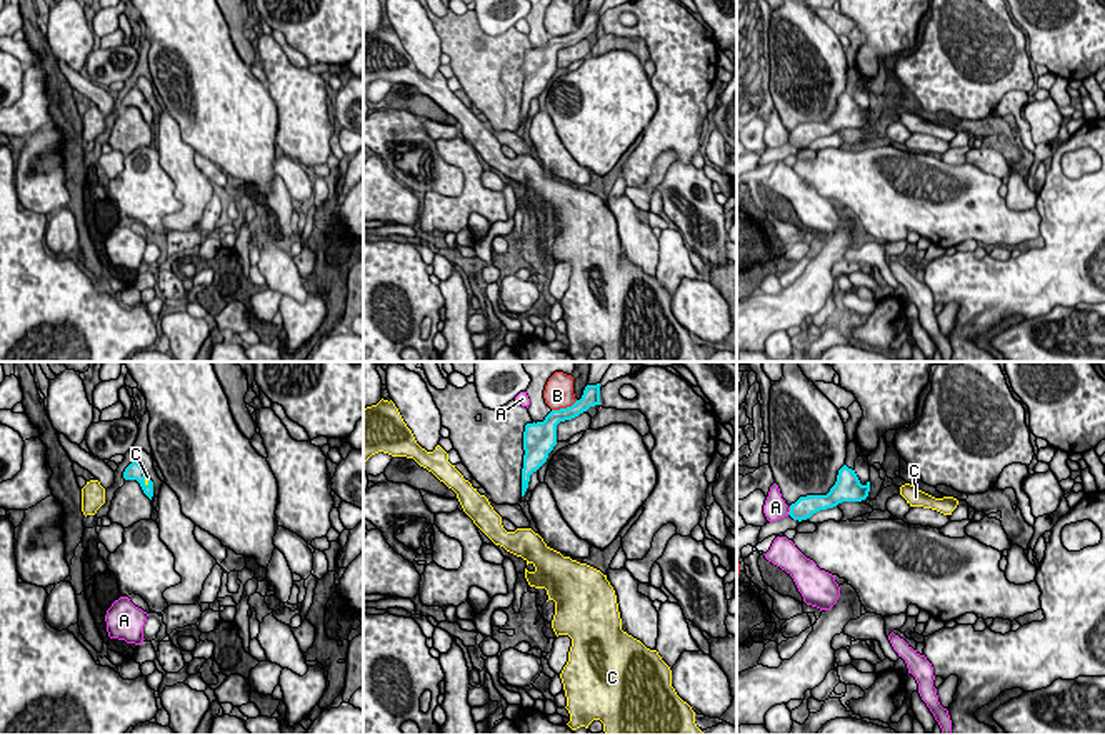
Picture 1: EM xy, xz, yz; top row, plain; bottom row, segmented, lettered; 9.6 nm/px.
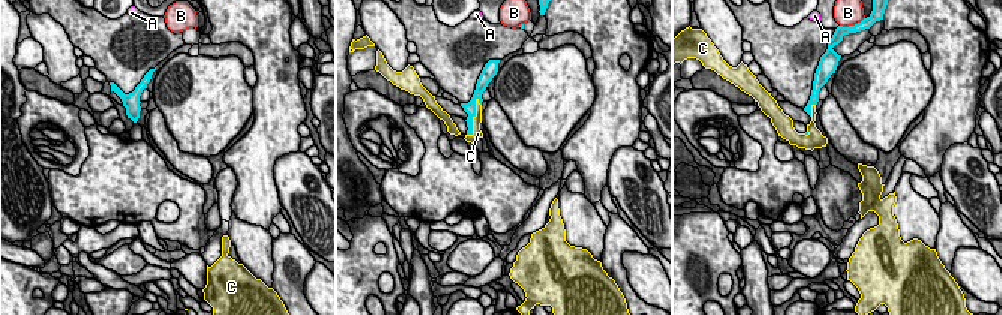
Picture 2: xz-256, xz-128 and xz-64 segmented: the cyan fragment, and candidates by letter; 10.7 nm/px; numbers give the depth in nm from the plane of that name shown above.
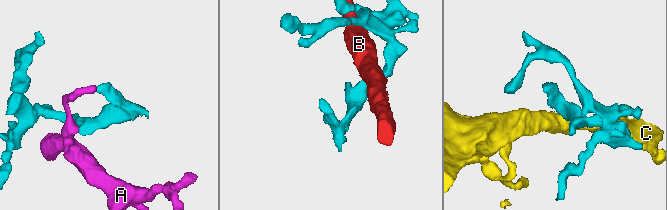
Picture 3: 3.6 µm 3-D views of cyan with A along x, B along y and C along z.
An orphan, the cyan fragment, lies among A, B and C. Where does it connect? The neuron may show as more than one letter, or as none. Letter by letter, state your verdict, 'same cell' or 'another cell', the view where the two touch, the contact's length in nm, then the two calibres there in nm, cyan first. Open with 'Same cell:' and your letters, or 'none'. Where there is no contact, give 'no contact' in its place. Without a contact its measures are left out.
Same cell: C
A: another cell; contact in yz; length 90 nm; calibres 200 and 220 nm
B: another cell; contact in xz; length 280 nm; calibres 190 and 280 nm
C: same cell; contact in xy; length 100 nm; calibres 160 and 30 nm

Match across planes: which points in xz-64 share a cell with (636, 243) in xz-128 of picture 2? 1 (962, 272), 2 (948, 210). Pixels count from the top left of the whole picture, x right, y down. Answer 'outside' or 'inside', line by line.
1: outside
2: inside

